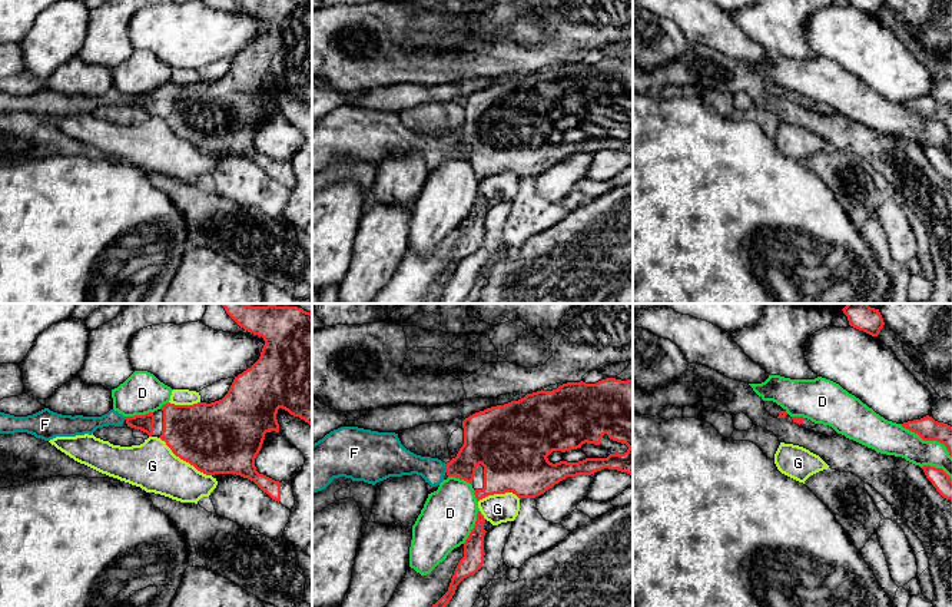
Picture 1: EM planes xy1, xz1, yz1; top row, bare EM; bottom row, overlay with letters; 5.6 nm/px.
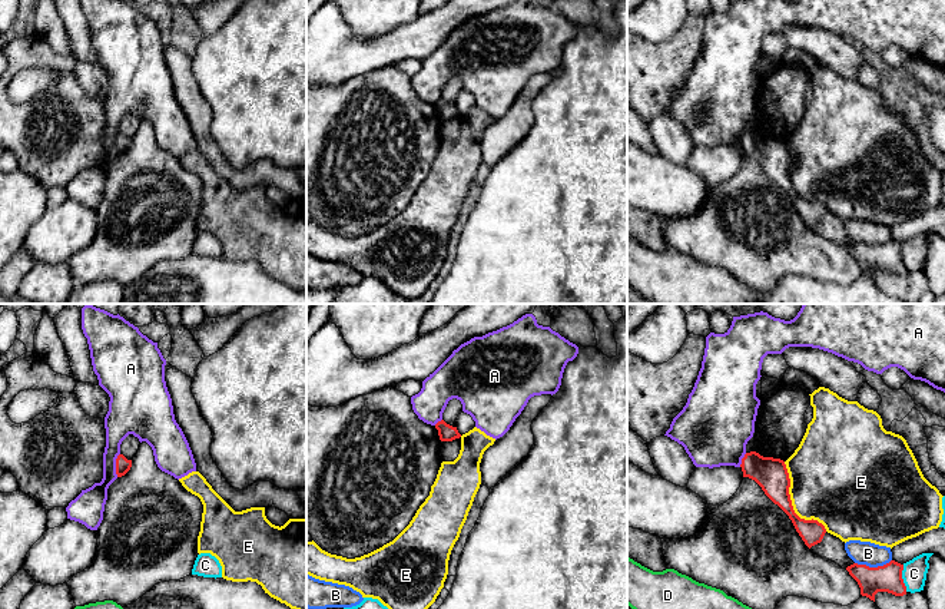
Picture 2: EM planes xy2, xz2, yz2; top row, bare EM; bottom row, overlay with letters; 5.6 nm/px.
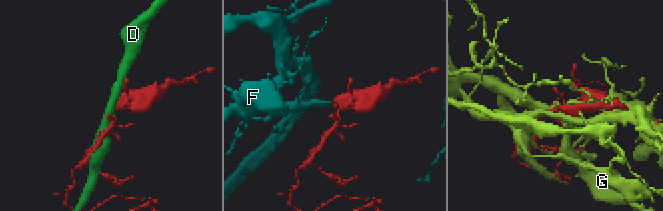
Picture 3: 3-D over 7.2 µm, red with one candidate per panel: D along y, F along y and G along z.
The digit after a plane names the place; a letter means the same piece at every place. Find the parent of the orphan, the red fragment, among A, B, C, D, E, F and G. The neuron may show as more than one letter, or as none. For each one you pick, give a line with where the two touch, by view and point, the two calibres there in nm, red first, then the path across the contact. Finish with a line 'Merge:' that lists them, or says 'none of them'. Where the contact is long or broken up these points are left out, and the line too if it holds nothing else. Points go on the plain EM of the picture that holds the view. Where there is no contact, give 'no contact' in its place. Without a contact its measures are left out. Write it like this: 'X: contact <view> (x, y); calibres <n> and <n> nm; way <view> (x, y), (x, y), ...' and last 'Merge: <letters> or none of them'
F: contact xz1 (447, 148); calibres 220 and 140 nm; way xz1 (484, 123), (460, 146), (447, 148), (428, 148), (404, 142)
Merge: F

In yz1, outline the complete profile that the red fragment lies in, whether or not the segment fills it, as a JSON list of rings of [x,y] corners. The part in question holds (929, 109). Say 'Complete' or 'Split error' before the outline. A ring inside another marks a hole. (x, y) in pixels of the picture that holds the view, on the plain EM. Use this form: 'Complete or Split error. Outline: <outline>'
Complete. Outline: [[[926,94],[921,99],[913,99],[900,103],[903,107],[918,113],[923,120],[938,120],[943,123],[952,136],[952,106],[943,102],[935,100]]]

